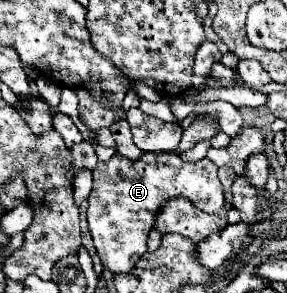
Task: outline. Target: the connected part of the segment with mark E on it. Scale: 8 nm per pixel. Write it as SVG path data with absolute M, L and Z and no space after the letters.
M115 153L107 163L99 163L93 171L93 189L87 199L87 221L103 267L113 275L131 273L137 259L147 251L147 235L163 201L175 195L185 195L205 213L219 213L225 205L225 195L217 169L207 157L185 163L175 153L147 153L135 163Z

